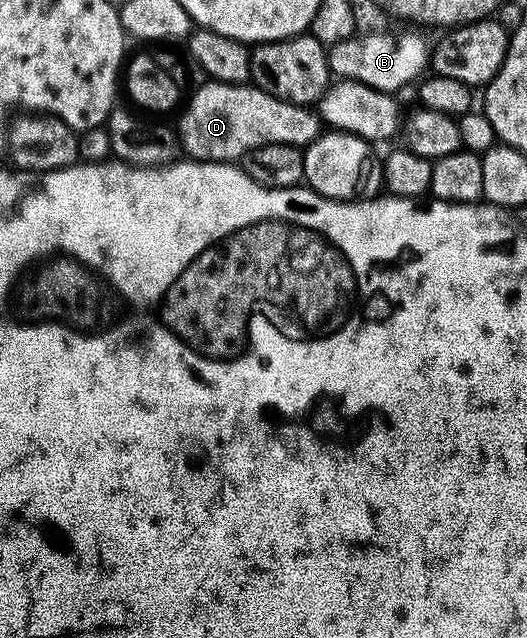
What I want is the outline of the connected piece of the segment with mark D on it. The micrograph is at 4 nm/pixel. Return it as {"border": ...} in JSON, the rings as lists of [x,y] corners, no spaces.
{"border":[[[206,81],[206,86],[201,86],[193,94],[193,99],[189,102],[189,107],[185,110],[185,115],[181,118],[181,126],[179,125],[179,137],[184,153],[190,159],[198,162],[223,162],[226,164],[236,163],[238,160],[245,157],[249,151],[259,148],[263,144],[291,144],[292,146],[300,146],[302,148],[314,142],[323,133],[323,123],[316,113],[312,114],[312,109],[309,106],[297,106],[294,102],[284,102],[282,98],[277,98],[274,94],[267,93],[266,90],[257,89],[256,85],[246,84],[243,86],[229,86],[225,82]]]}

